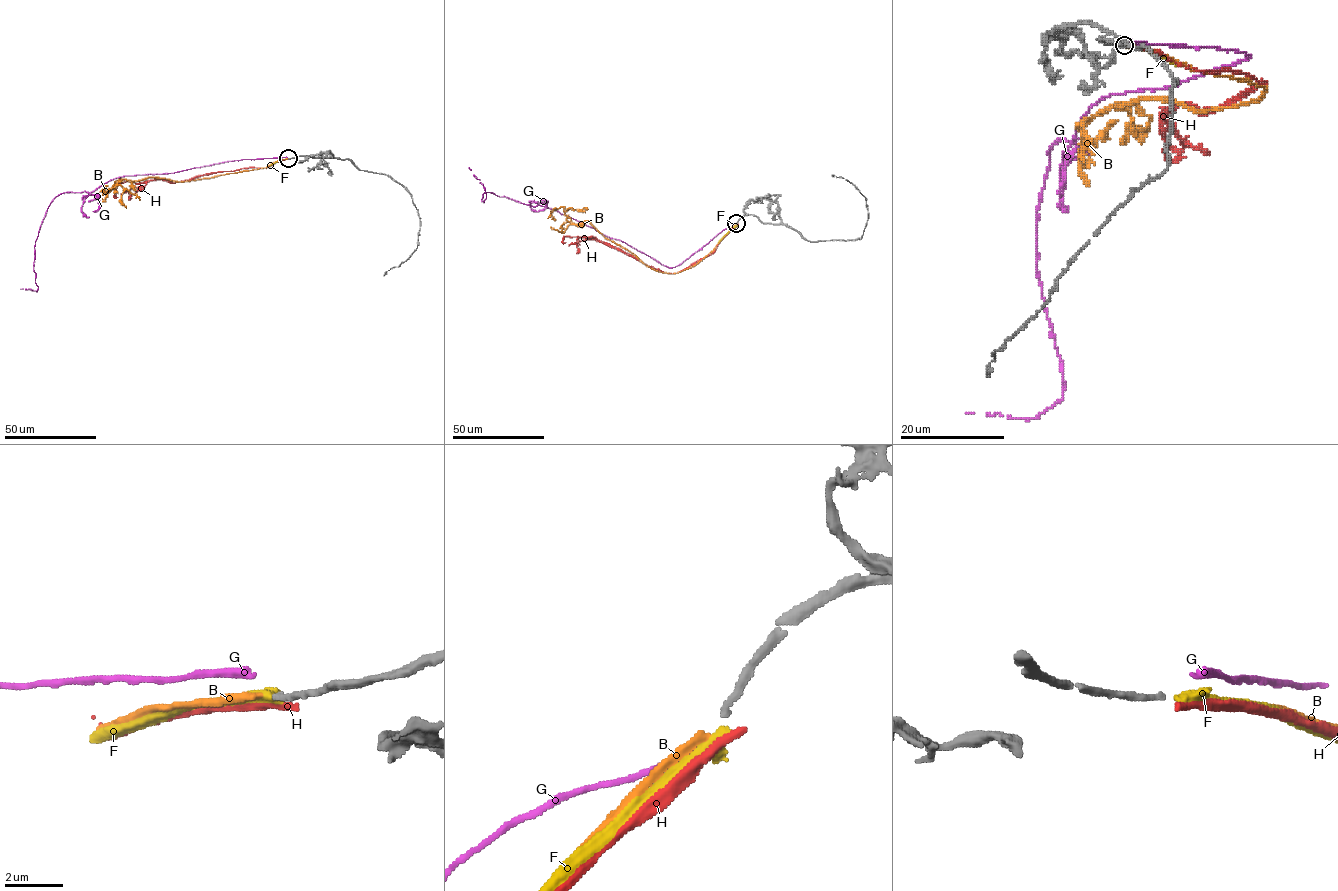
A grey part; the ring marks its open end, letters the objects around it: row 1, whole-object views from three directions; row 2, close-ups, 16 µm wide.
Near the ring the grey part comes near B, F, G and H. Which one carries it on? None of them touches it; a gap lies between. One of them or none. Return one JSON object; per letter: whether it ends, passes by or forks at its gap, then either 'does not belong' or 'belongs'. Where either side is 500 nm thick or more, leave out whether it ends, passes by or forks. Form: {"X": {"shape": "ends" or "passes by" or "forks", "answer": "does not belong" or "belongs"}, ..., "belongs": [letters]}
{"B": {"shape": "ends", "answer": "belongs"}, "F": {"shape": "passes by", "answer": "does not belong"}, "G": {"shape": "ends", "answer": "does not belong"}, "H": {"shape": "ends", "answer": "does not belong"}, "belongs": ["B"]}

